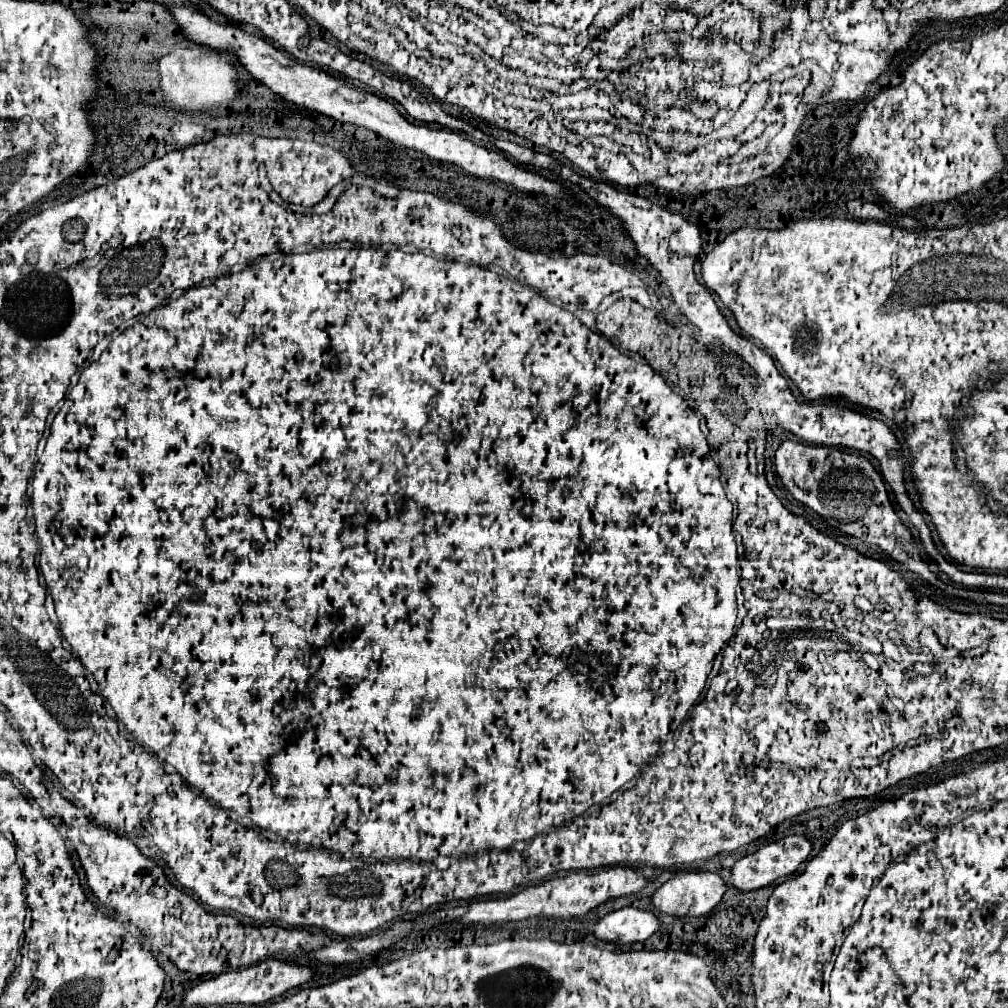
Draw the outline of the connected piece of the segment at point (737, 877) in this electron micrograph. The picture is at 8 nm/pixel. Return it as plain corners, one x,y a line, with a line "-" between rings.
790,835
790,837
784,837
784,839
778,839
762,849
758,849
756,853
752,855
746,855
742,859
738,859
730,871
730,885
736,889
736,891
756,891
756,889
762,889
762,887
768,887
772,885
774,881
778,879
784,879
792,873
798,871
800,863
806,861
810,855
810,841
802,835

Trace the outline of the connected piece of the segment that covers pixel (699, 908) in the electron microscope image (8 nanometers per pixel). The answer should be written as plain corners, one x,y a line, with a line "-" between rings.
684,873
656,889
652,905
662,915
700,917
720,903
724,891
726,883
716,873

